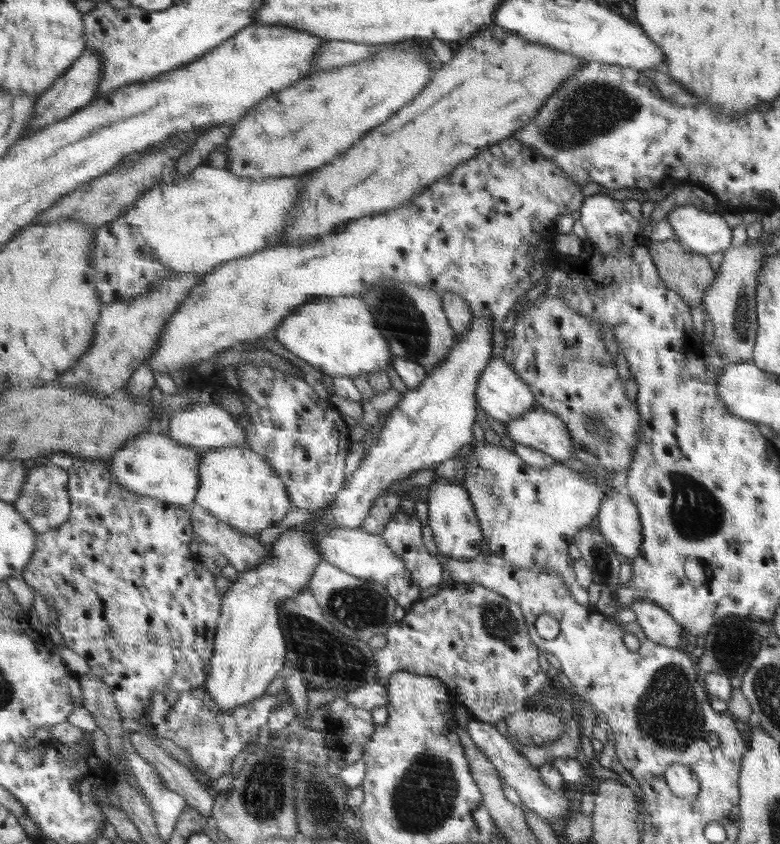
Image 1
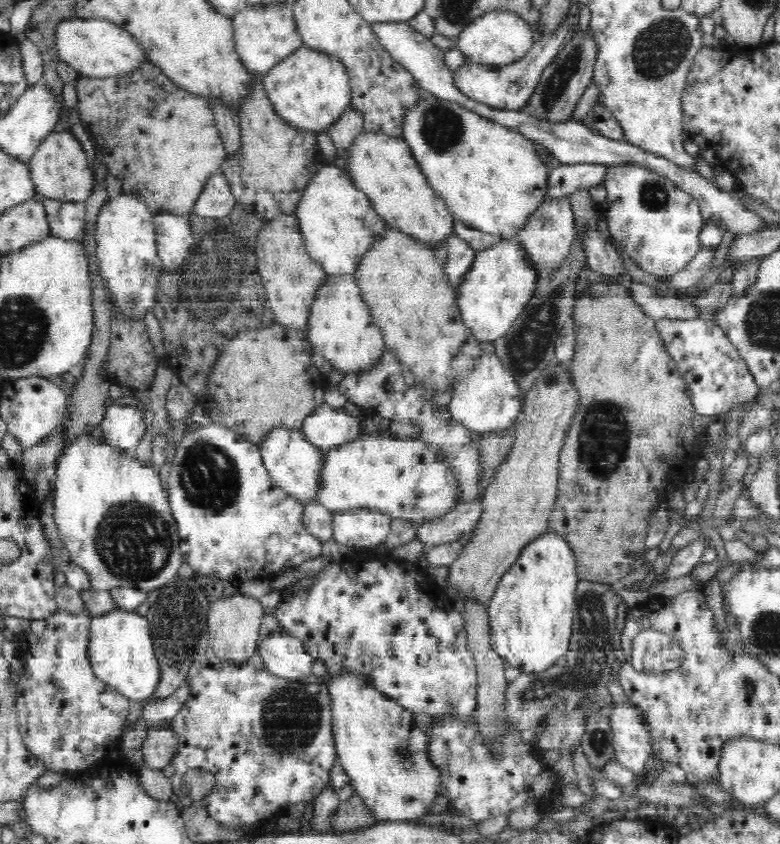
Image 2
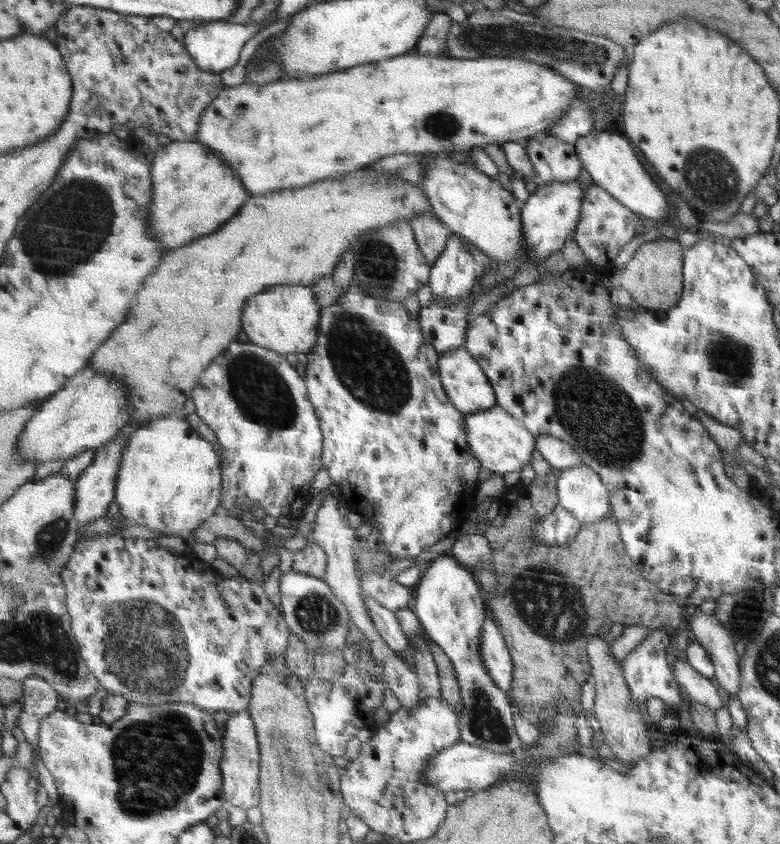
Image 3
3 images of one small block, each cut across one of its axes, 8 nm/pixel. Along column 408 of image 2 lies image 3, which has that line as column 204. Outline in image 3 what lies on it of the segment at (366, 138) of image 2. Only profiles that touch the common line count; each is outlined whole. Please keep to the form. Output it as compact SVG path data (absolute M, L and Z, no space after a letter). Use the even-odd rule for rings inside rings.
M195 140L173 141L159 148L153 162L153 179L155 202L149 212L149 226L158 243L170 250L220 231L250 197L237 171L207 144Z

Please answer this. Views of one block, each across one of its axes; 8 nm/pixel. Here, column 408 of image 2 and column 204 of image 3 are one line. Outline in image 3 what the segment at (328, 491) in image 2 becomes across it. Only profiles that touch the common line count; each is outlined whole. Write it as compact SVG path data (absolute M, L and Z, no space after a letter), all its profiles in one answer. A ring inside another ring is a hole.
M183 414L139 428L123 452L116 497L122 515L152 530L188 537L222 507L223 463L216 449Z

